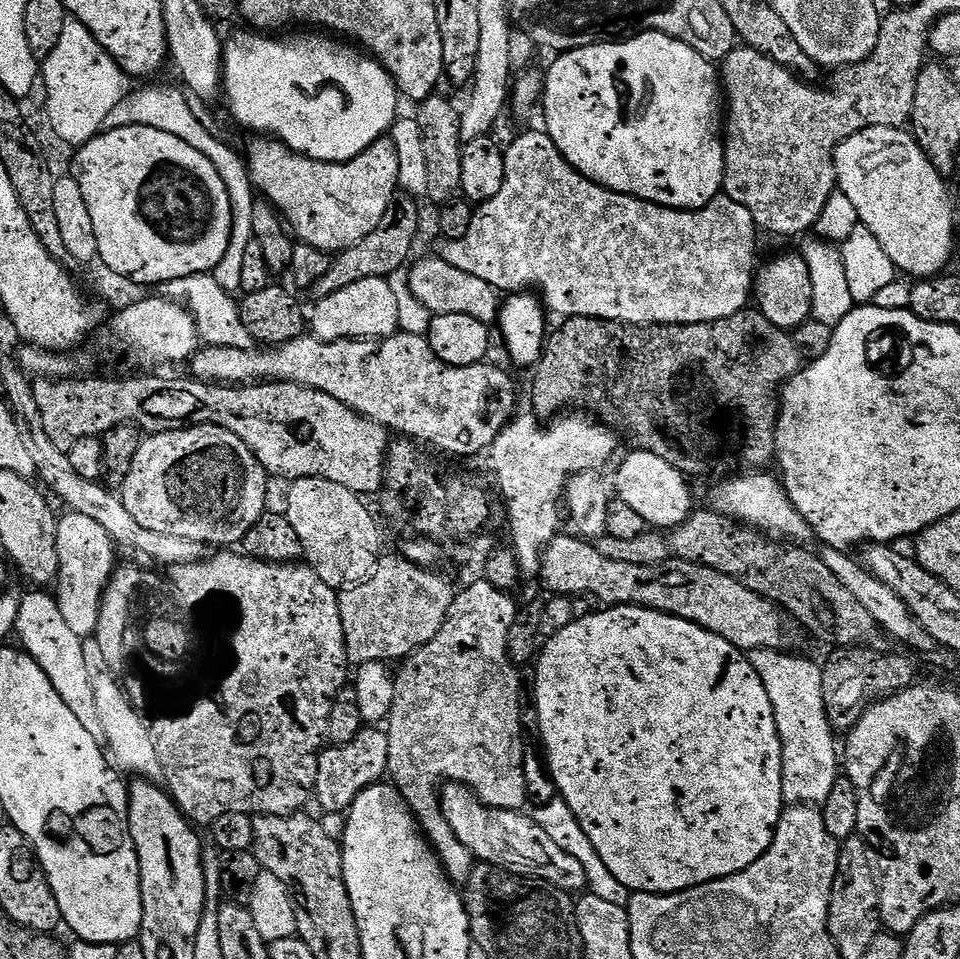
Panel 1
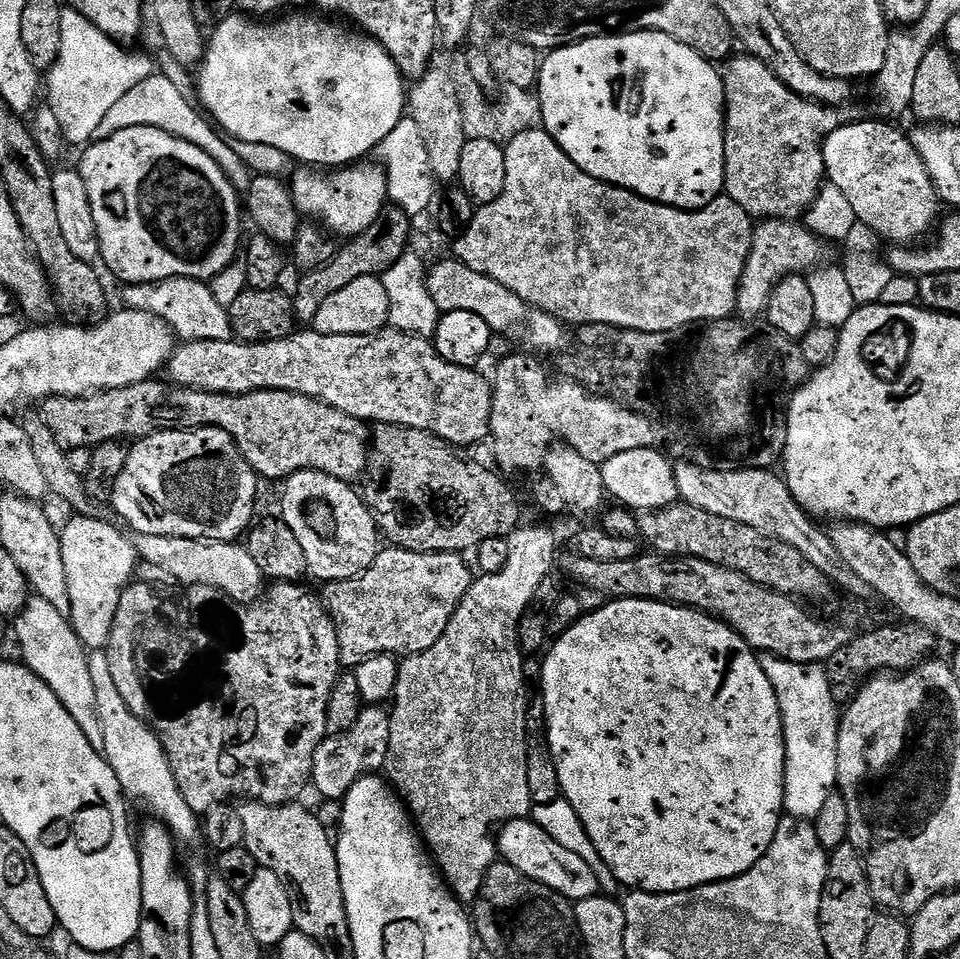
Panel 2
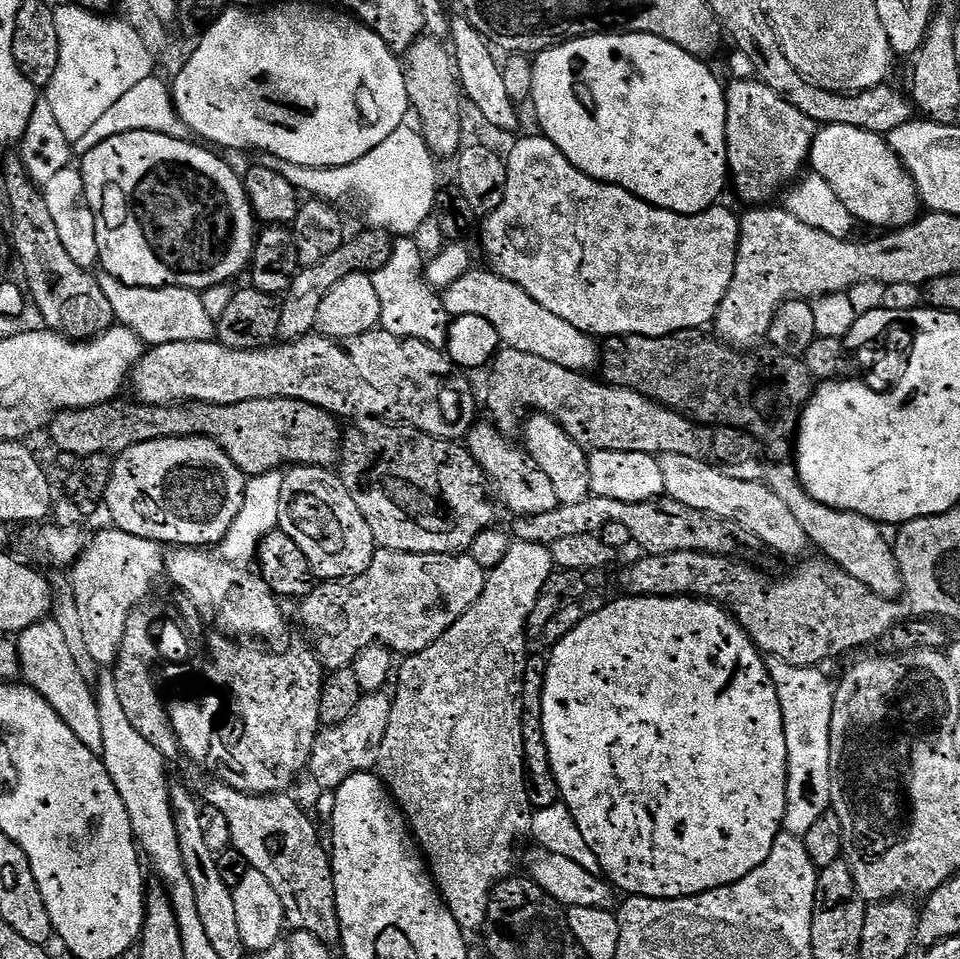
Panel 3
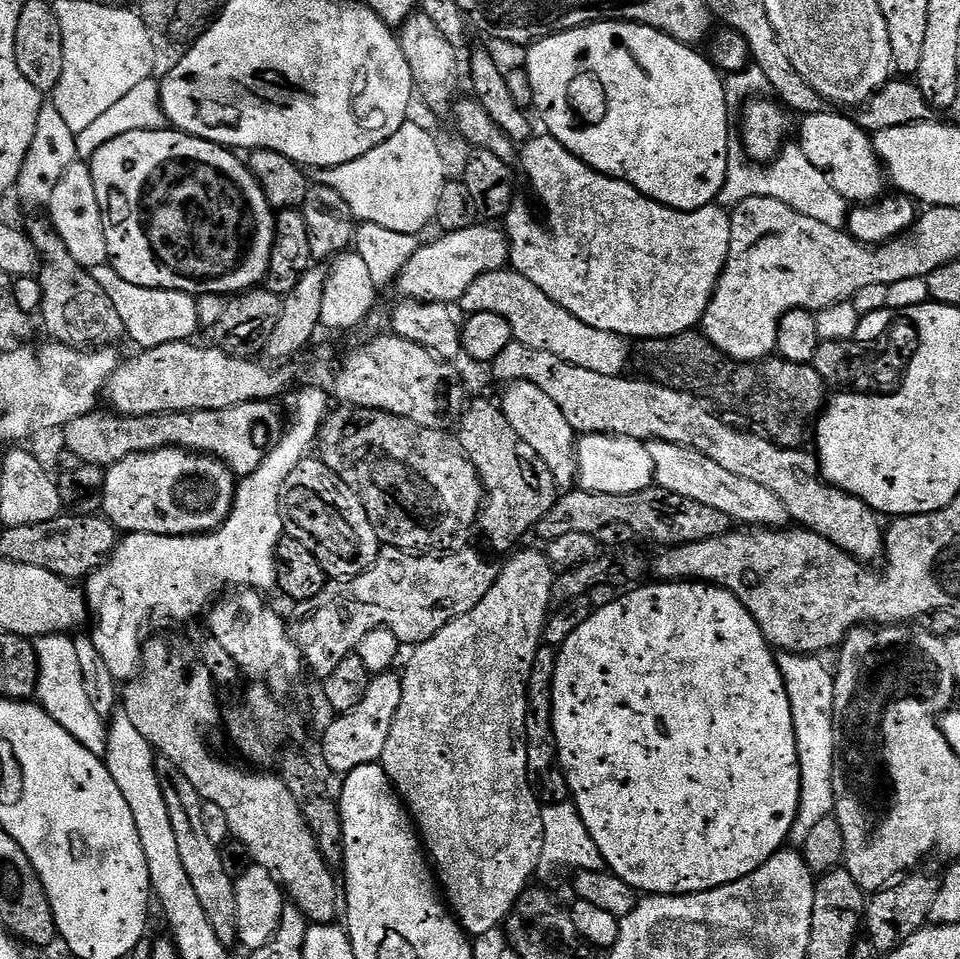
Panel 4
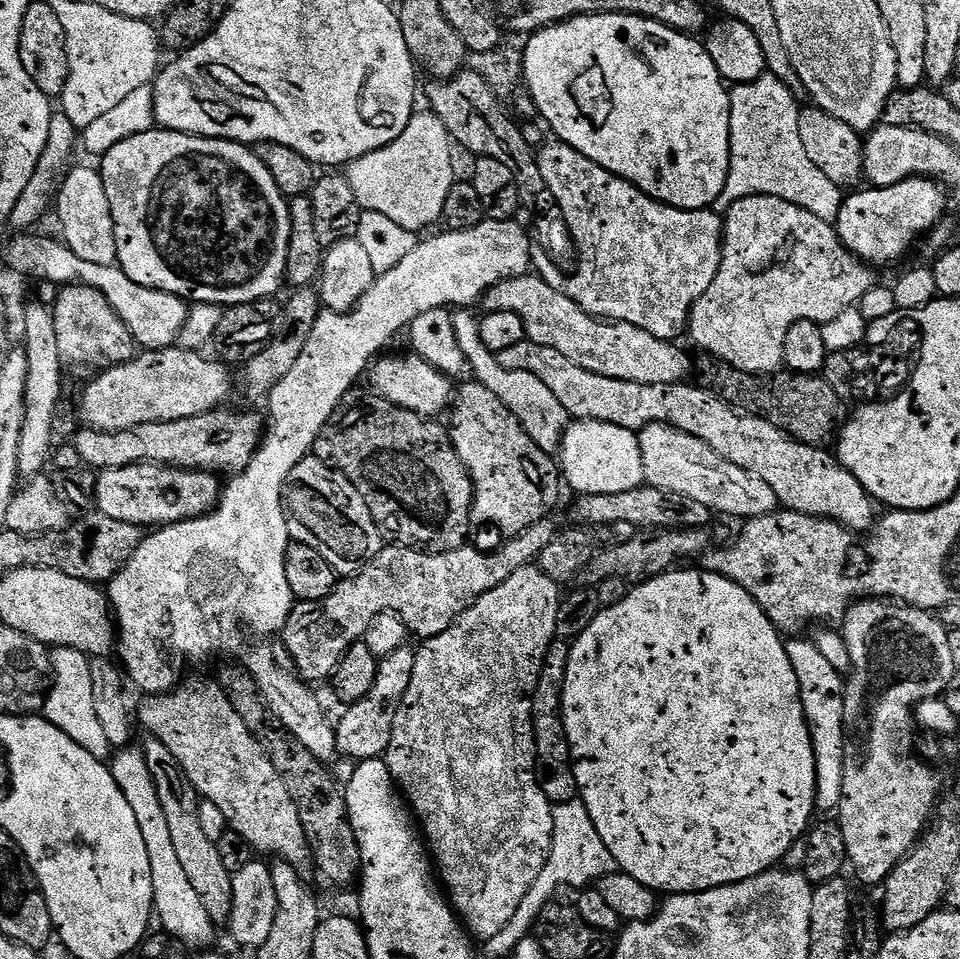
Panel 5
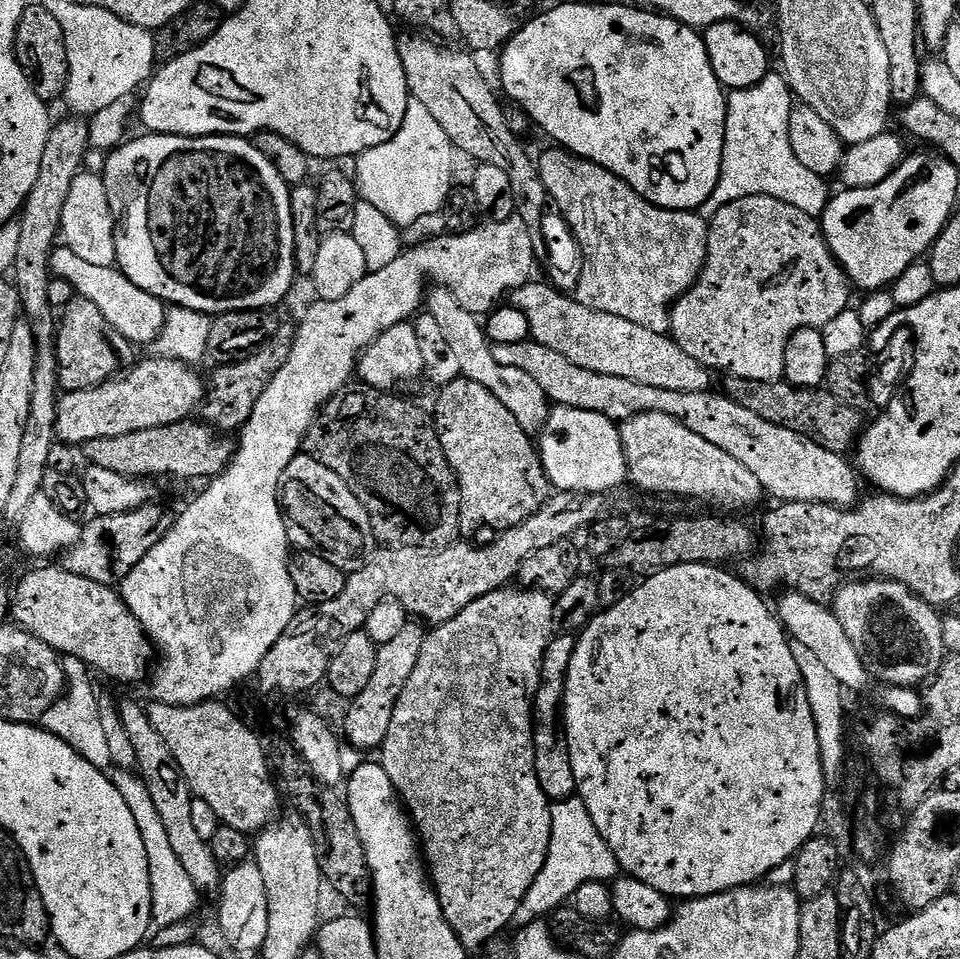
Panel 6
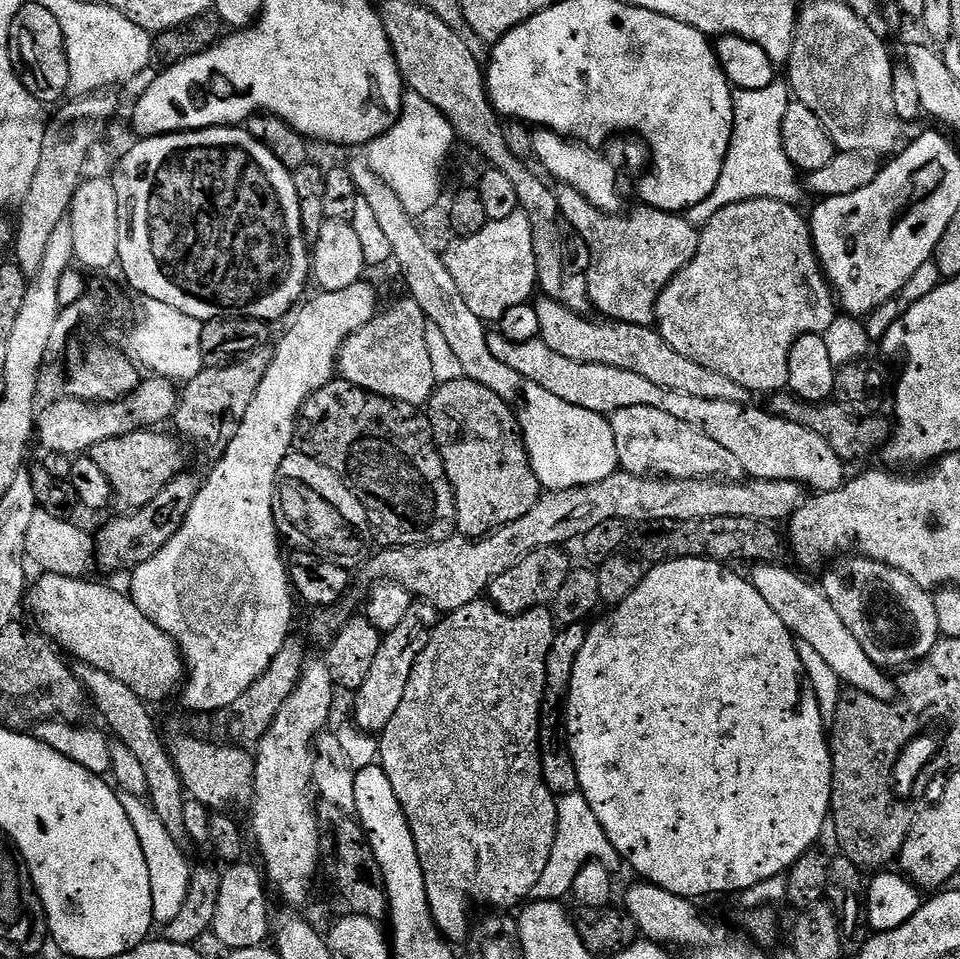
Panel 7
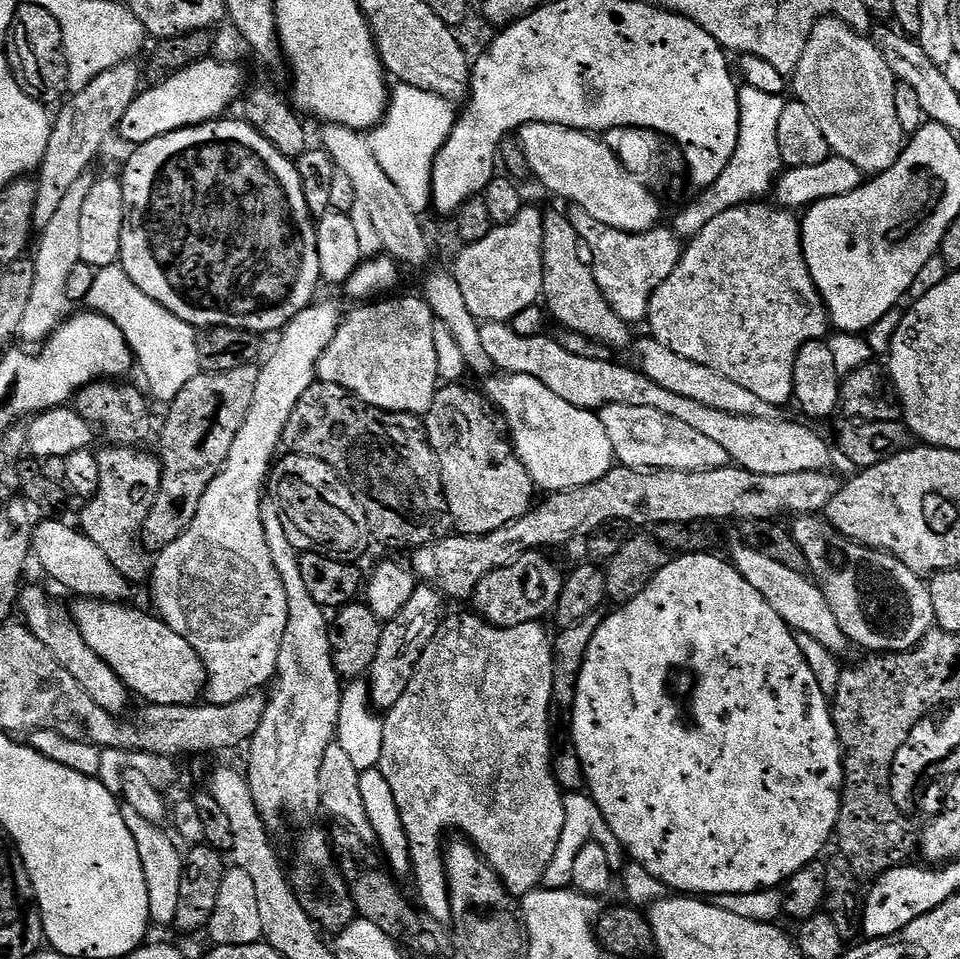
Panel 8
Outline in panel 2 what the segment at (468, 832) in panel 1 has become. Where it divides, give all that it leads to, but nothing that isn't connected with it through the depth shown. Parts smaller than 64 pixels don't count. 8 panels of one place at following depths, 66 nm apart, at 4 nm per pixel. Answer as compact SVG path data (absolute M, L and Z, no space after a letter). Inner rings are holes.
M531 818L509 820L499 829L496 846L503 863L514 866L534 882L542 882L542 886L550 886L550 890L562 894L567 900L585 900L601 891L594 870L590 870L578 854L566 850L566 846L558 846L558 842L554 842L554 838L550 838L550 834L546 834L546 830L542 830L542 826L535 824Z

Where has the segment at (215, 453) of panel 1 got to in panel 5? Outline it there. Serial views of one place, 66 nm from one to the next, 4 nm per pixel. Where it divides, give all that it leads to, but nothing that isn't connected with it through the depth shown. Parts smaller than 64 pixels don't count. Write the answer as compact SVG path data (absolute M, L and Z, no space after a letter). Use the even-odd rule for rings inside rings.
M131 464L125 468L106 468L103 469L96 477L96 508L102 514L106 514L109 520L117 520L118 522L126 522L137 526L145 526L144 524L156 524L152 526L167 526L169 524L177 524L183 520L196 520L199 516L203 516L212 511L216 507L217 500L220 499L222 484L213 473L195 472L189 468L169 468L162 464Z

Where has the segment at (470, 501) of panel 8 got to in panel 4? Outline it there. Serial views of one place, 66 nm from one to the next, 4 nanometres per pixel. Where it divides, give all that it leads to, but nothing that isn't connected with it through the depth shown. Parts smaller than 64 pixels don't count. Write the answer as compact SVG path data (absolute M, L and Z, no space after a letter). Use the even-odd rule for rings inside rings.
M476 398L472 405L463 409L459 417L460 432L458 439L460 449L476 468L476 473L480 475L480 483L484 486L485 501L480 509L478 517L478 528L484 531L484 536L488 539L488 544L496 552L511 553L517 547L516 543L523 538L524 532L531 533L538 523L556 505L558 499L558 485L555 478L550 474L546 462L518 438L518 430L510 426L510 422L504 416L504 410L499 403L492 404L488 398Z

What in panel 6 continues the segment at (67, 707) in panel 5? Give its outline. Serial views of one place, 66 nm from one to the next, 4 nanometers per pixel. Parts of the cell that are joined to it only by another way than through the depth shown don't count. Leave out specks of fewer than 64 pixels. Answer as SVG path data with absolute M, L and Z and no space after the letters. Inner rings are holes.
M65 656L62 663L66 681L64 694L58 702L54 702L54 706L50 706L50 710L46 710L46 714L42 714L42 718L38 722L39 727L62 738L62 742L66 742L66 746L70 746L75 752L82 754L82 758L86 758L86 762L93 764L96 769L107 771L112 766L112 762L109 745L107 745L99 718L98 690L92 685L93 673L88 665L83 664L77 656Z

